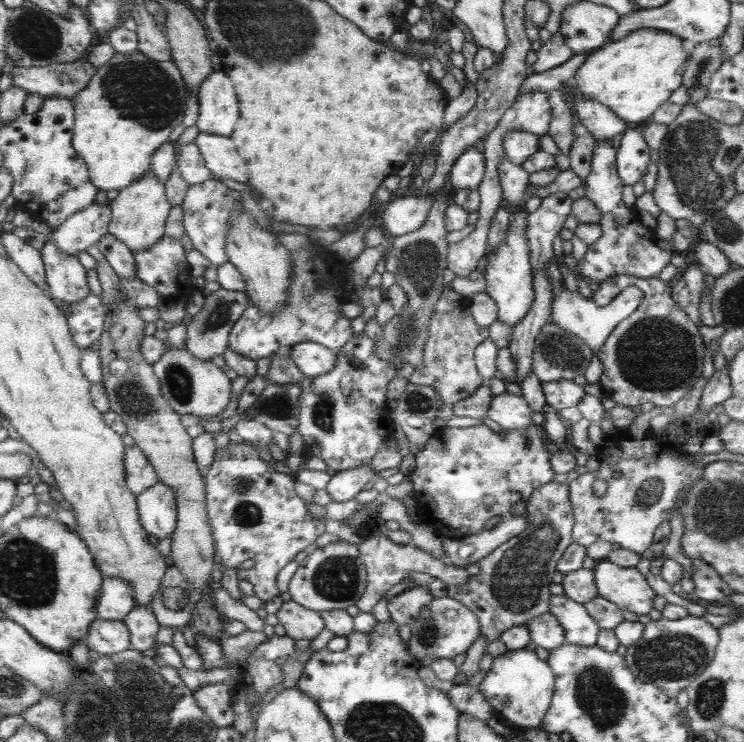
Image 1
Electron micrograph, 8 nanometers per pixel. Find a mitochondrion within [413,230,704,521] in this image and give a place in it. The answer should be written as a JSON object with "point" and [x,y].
{"point":[655,355]}

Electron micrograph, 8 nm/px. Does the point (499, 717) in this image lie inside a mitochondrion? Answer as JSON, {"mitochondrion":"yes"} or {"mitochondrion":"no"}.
{"mitochondrion":"no"}

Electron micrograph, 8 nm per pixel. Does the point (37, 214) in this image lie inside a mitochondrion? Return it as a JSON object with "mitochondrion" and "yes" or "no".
{"mitochondrion":"no"}

